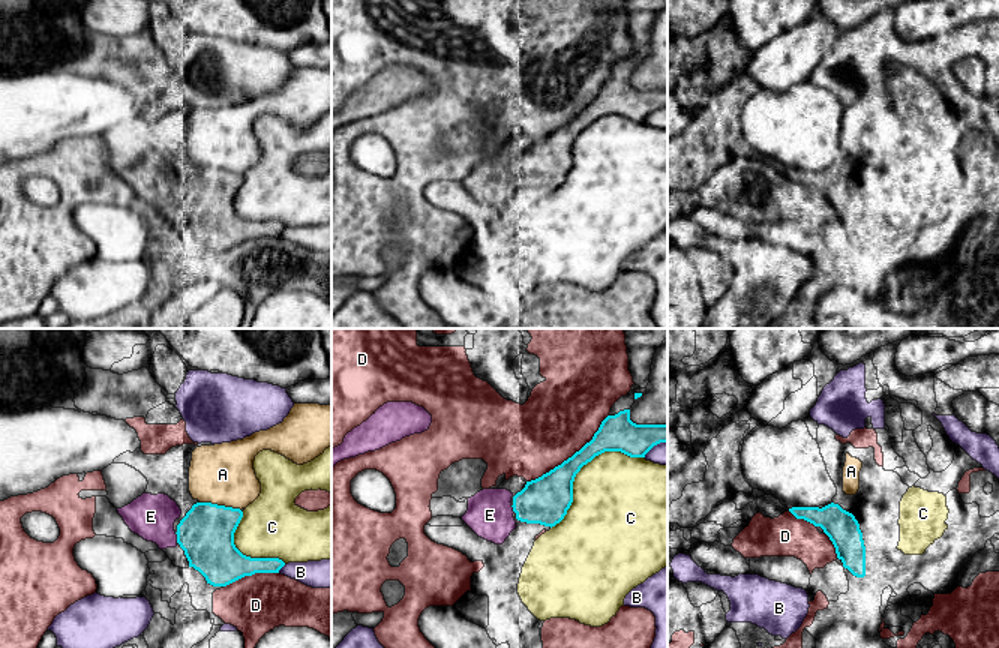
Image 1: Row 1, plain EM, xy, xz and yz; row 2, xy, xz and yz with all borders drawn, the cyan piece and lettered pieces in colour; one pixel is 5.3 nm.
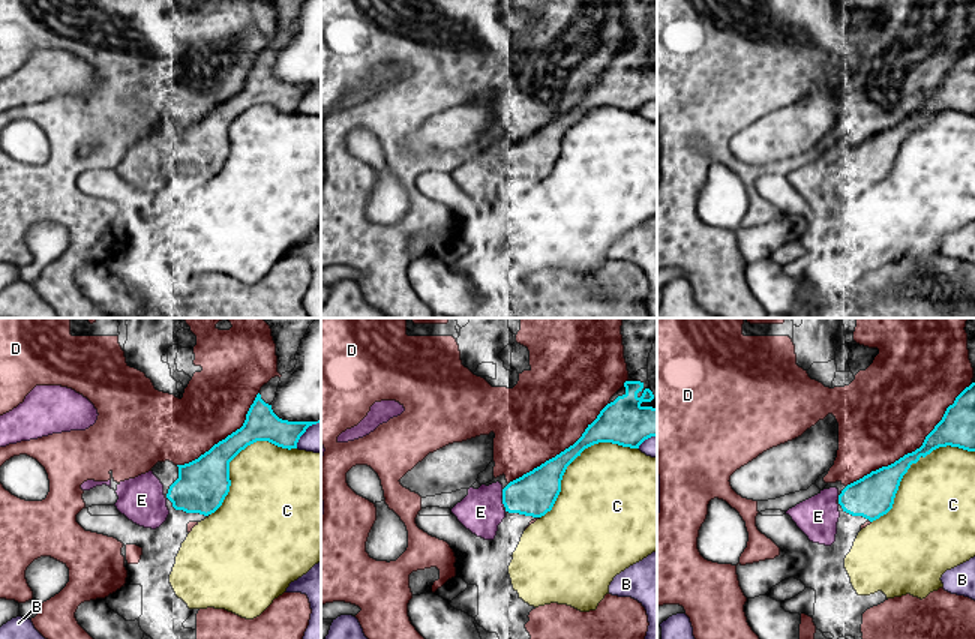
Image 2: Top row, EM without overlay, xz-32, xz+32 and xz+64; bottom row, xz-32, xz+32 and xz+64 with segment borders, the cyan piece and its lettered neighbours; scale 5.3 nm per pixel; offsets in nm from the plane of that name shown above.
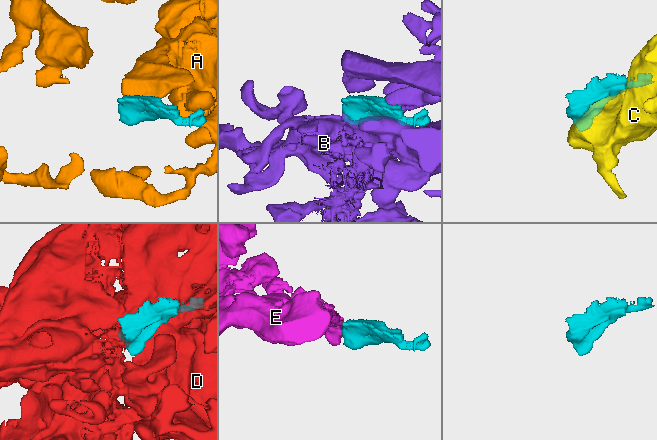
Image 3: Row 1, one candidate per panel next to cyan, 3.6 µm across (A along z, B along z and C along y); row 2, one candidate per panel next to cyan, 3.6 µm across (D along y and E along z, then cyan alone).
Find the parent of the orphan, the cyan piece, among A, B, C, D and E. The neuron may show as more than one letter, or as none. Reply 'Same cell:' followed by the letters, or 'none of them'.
Same cell: E

